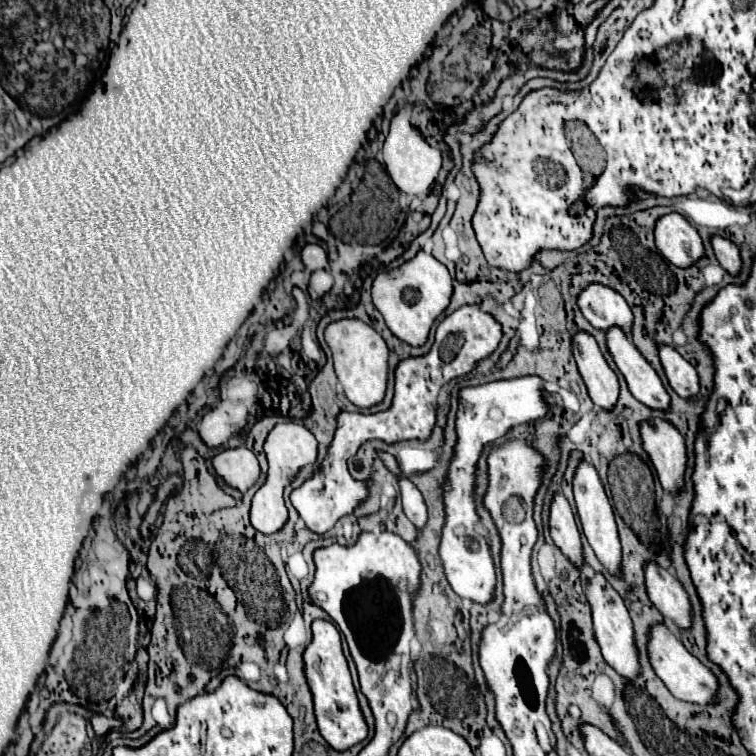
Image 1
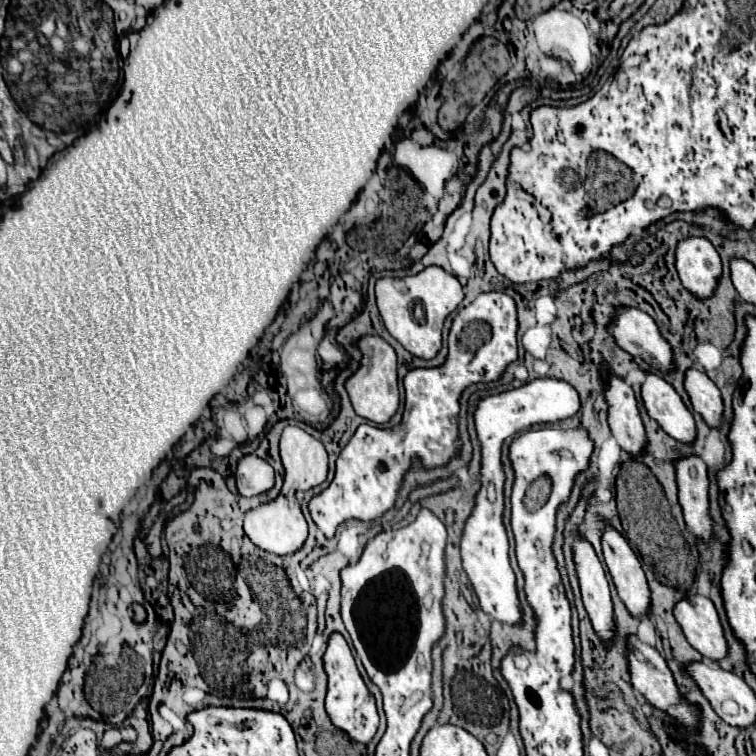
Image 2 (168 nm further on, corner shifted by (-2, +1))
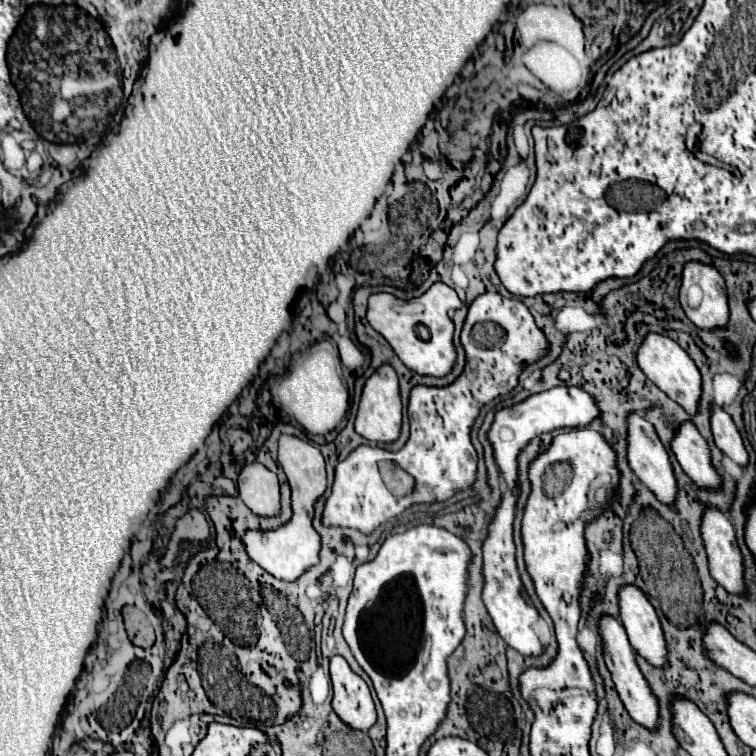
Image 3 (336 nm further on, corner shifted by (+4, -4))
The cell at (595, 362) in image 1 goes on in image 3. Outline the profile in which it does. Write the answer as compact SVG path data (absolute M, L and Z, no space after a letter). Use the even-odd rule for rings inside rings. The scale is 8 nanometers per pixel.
M629 412L629 416L627 416L627 462L629 462L631 470L635 472L635 476L651 492L655 492L655 496L661 502L669 504L669 500L673 500L673 492L677 492L677 486L675 486L675 476L673 476L669 456L667 456L661 440L657 438L653 426L639 412Z

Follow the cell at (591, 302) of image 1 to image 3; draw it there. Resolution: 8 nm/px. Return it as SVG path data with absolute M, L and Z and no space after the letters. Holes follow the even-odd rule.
M647 332L639 350L637 350L637 364L643 370L643 374L655 382L669 398L679 402L689 414L695 414L697 400L701 394L701 374L695 366L695 362L689 358L689 354L671 338Z

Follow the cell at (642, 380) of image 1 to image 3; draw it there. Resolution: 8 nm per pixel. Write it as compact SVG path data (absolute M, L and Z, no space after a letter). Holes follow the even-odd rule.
M691 420L679 422L673 430L671 450L685 470L685 474L701 488L717 488L721 484L719 474L711 466L709 446Z

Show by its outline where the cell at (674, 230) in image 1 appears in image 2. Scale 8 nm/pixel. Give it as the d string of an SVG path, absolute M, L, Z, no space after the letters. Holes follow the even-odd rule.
M687 237L677 245L675 257L683 287L699 301L713 297L723 271L721 257L715 247L703 237Z

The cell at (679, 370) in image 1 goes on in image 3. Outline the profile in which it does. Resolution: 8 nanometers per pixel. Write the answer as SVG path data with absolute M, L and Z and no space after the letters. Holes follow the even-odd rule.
M711 402L711 434L713 434L713 440L717 444L717 448L727 454L729 458L733 458L739 466L745 466L747 464L747 450L743 446L743 438L739 434L739 430L735 428L731 416L721 408L717 406L715 402Z

